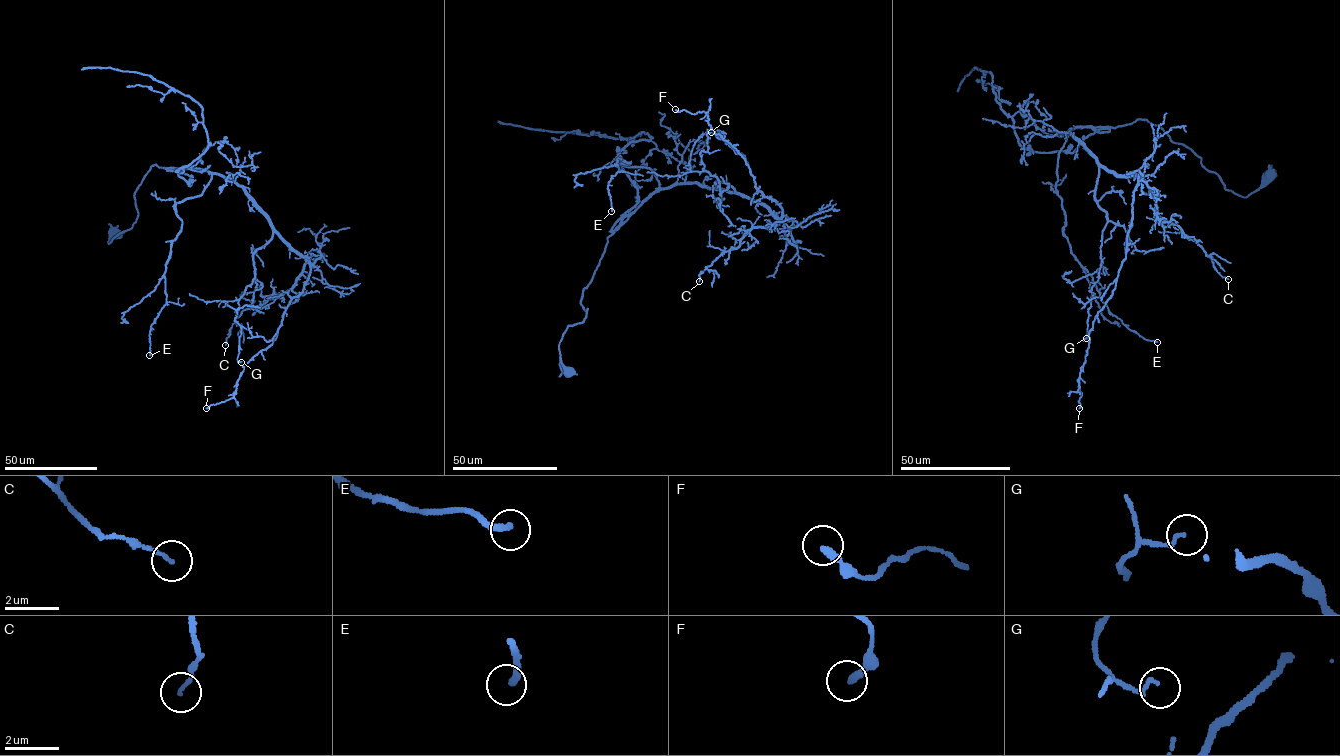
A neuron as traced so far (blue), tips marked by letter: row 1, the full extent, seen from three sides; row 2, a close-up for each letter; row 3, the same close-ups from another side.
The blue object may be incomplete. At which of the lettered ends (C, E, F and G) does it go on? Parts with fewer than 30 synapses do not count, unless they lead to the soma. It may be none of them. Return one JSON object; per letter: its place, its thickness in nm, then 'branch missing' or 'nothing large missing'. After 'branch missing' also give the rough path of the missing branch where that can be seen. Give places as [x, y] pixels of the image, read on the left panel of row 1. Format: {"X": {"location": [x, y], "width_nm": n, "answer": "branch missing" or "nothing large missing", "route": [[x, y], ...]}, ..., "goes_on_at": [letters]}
{"C": {"location": [225, 345], "width_nm": 120, "answer": "nothing large missing"}, "E": {"location": [149, 355], "width_nm": 240, "answer": "nothing large missing"}, "F": {"location": [206, 408], "width_nm": 260, "answer": "nothing large missing"}, "G": {"location": [241, 362], "width_nm": 120, "answer": "nothing large missing"}, "goes_on_at": []}

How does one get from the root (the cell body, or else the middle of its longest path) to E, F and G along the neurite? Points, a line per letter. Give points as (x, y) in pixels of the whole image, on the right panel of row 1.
E: (1270, 174), (1242, 197), (1147, 120), (1070, 131), (1056, 172), (1063, 234), (1109, 311), (1157, 342)
F: (1270, 174), (1242, 197), (1147, 120), (1071, 128), (1100, 165), (1139, 179), (1126, 257), (1089, 333), (1079, 408)
G: (1270, 174), (1242, 197), (1147, 120), (1071, 128), (1097, 161), (1094, 198), (1107, 220), (1086, 338)

